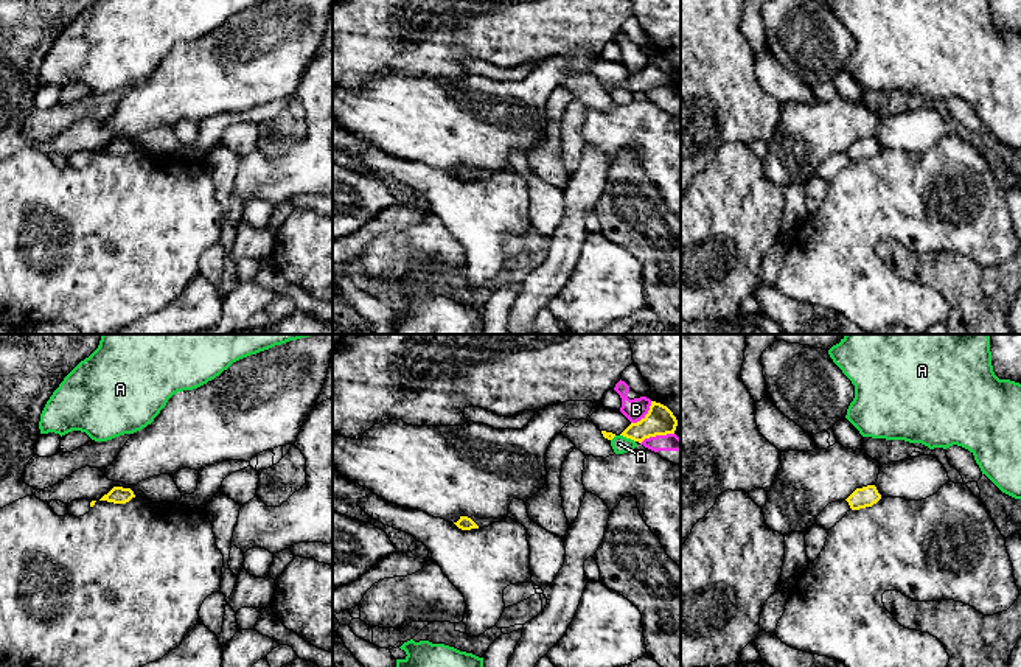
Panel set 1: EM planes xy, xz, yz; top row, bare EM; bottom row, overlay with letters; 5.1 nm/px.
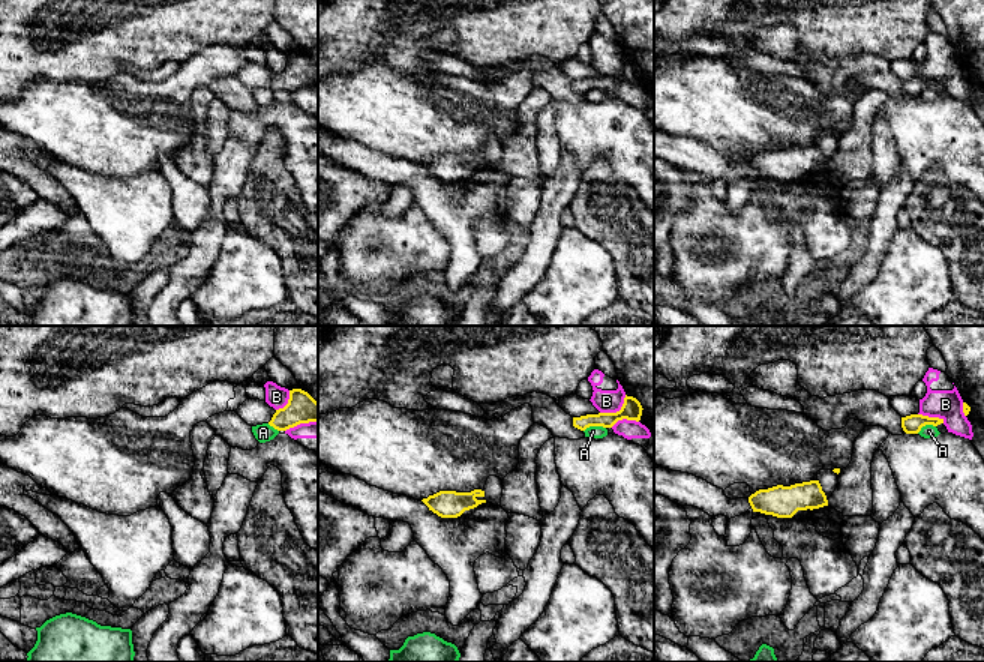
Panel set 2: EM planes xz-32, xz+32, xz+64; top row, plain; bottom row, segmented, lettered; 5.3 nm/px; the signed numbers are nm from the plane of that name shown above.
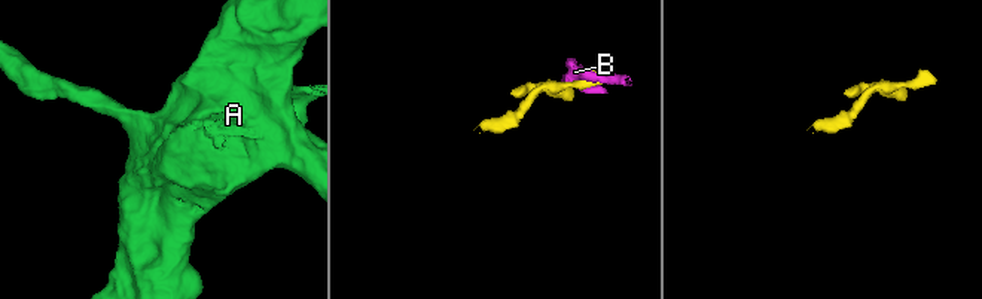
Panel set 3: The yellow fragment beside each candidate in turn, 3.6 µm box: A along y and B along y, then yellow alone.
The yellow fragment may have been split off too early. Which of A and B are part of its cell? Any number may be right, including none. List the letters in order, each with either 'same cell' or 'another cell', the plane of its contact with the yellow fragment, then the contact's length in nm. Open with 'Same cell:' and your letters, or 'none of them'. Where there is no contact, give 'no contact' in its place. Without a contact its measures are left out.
Same cell: none of them
A: another cell; meets yellow in xz; contact 90 nm long
B: another cell; meets yellow in xz; contact 160 nm long

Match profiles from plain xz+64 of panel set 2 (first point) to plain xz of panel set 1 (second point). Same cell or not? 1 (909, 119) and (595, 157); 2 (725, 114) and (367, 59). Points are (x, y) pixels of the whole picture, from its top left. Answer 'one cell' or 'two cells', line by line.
1: two cells
2: two cells

